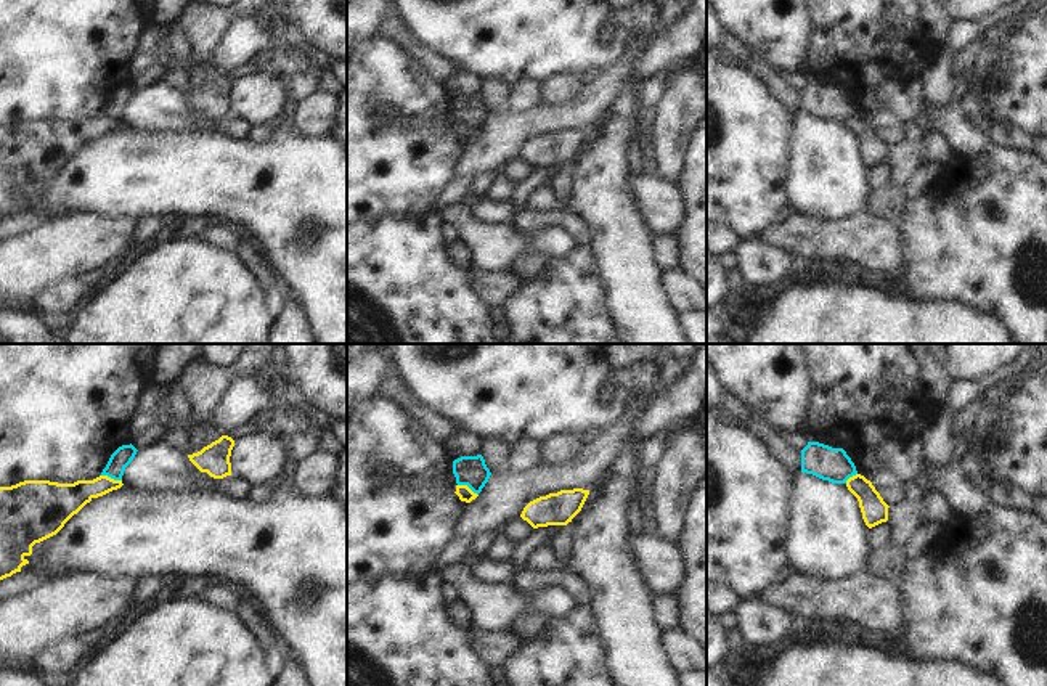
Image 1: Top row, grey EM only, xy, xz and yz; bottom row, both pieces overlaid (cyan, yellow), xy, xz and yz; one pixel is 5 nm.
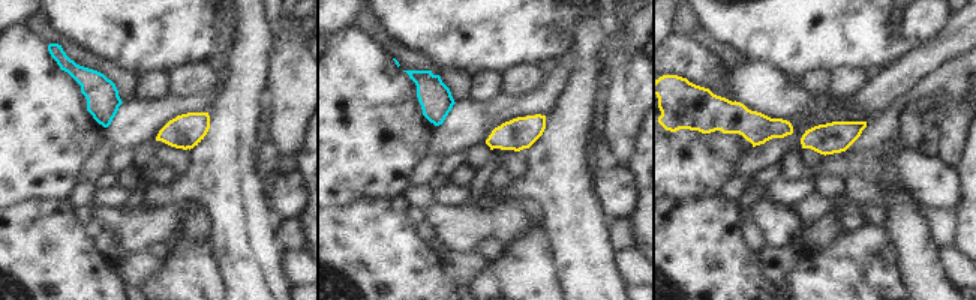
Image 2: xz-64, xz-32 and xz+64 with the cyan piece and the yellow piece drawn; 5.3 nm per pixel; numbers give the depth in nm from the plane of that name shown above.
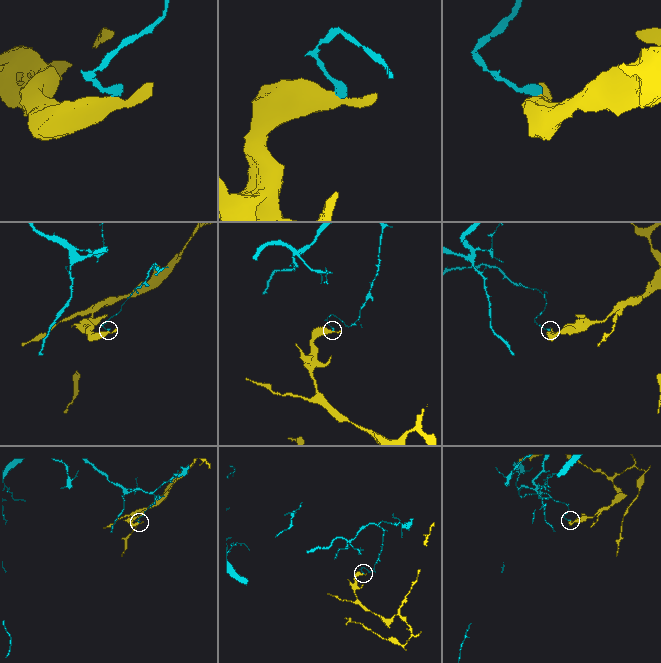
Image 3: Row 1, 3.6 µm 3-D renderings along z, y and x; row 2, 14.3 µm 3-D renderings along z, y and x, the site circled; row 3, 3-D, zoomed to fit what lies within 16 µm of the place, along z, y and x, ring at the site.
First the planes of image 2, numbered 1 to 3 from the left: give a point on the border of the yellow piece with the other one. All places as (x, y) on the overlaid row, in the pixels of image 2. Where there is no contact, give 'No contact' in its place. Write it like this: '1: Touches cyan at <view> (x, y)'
1: No contact
2: No contact
3: No contact

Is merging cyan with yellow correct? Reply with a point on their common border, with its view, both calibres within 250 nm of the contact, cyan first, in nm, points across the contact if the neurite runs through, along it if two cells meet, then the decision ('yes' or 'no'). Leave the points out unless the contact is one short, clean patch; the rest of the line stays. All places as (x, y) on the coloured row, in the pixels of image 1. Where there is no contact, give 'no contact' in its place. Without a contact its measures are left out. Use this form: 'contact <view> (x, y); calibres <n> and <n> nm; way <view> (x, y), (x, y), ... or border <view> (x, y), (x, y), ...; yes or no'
contact xy (111, 477); calibres 100 and 160 nm; border xy (101, 474), (121, 481); no

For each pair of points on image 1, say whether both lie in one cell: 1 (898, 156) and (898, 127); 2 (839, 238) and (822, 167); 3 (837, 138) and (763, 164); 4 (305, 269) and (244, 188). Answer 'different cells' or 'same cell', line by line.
1: different cells
2: different cells
3: different cells
4: same cell

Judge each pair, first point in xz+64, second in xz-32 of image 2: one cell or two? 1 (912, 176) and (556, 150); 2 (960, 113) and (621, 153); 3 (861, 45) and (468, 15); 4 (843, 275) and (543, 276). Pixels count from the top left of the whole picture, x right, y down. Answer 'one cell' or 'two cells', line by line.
1: two cells
2: one cell
3: one cell
4: one cell

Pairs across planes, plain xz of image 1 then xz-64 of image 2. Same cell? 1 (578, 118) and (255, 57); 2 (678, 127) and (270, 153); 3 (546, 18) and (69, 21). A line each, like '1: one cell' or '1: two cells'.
1: two cells
2: two cells
3: one cell

